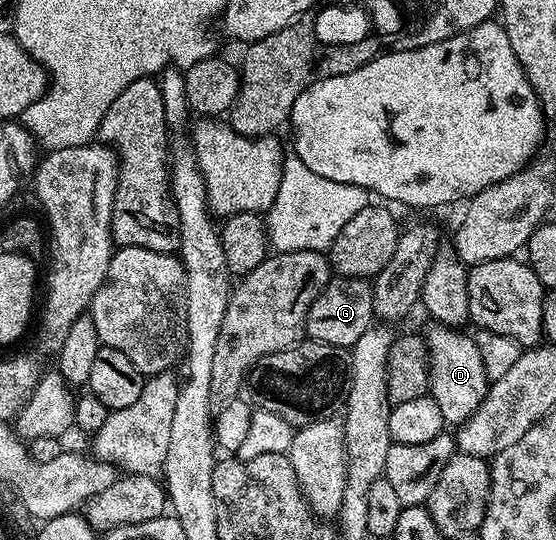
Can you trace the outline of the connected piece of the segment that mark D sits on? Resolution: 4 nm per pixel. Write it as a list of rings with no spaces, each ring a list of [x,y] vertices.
[[[434,325],[430,332],[425,332],[426,353],[430,356],[430,398],[436,401],[436,405],[440,405],[440,413],[442,414],[443,424],[461,425],[466,422],[468,417],[472,417],[472,413],[476,413],[476,409],[484,401],[486,392],[490,390],[491,379],[487,377],[484,369],[484,361],[480,358],[480,349],[476,349],[476,341],[473,334],[467,333],[462,329],[452,327],[444,327]]]

